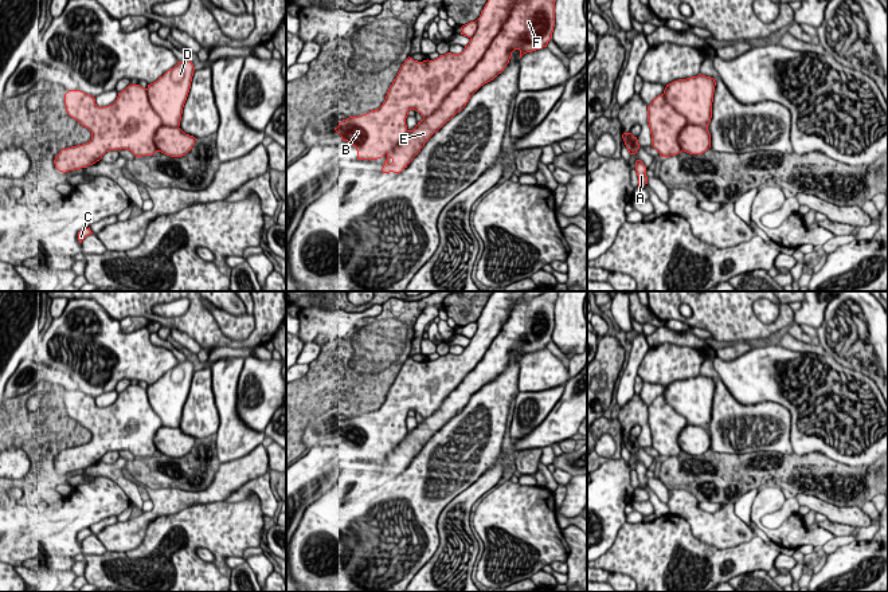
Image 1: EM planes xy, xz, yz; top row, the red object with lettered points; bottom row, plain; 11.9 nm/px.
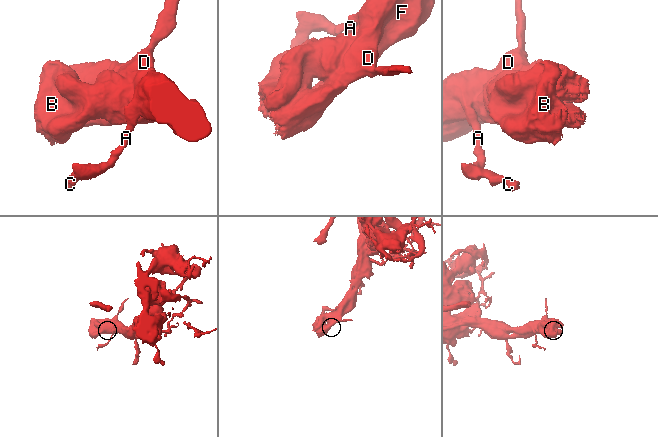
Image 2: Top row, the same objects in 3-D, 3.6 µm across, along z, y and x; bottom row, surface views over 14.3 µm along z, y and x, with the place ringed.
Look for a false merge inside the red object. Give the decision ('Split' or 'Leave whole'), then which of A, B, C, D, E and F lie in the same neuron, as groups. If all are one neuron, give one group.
Split. Groups: A B C D / E F

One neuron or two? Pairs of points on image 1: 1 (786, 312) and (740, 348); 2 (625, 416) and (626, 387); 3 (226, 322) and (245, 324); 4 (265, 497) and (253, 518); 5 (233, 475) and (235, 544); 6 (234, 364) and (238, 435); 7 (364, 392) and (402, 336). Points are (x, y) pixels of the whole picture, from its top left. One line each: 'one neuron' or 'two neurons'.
1: one neuron
2: two neurons
3: one neuron
4: two neurons
5: two neurons
6: one neuron
7: one neuron

